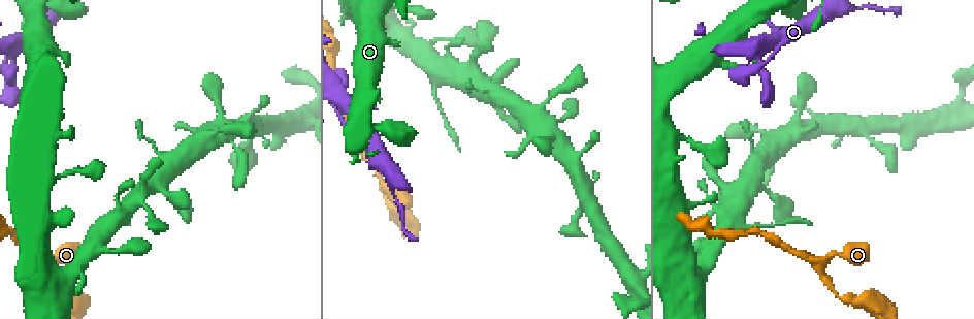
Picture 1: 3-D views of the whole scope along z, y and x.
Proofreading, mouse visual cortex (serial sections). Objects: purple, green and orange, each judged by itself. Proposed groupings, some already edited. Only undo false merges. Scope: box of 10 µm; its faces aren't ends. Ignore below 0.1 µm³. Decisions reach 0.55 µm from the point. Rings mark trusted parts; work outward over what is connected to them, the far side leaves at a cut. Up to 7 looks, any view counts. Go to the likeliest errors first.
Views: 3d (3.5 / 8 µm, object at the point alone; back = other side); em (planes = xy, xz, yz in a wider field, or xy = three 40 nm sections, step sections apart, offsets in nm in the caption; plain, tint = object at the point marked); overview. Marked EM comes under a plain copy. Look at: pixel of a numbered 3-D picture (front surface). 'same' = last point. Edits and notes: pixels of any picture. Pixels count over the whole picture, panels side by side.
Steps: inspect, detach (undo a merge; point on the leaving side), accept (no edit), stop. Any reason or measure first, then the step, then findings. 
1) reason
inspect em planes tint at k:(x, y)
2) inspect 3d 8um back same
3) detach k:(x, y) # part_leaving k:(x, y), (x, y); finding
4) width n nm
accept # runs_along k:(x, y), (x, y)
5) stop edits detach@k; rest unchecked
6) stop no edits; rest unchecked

sudden change in width
inspect 3d 8um at 1:(831, 258)

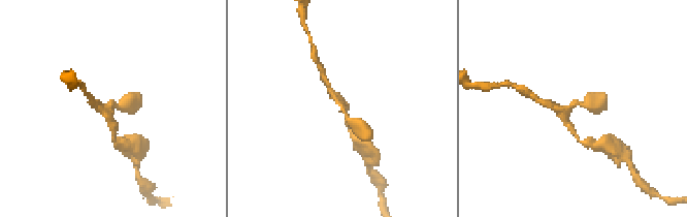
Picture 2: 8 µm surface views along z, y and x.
arms 3; arm_widths 150, 200, 400 nm
inspect em xy step 1 tint same

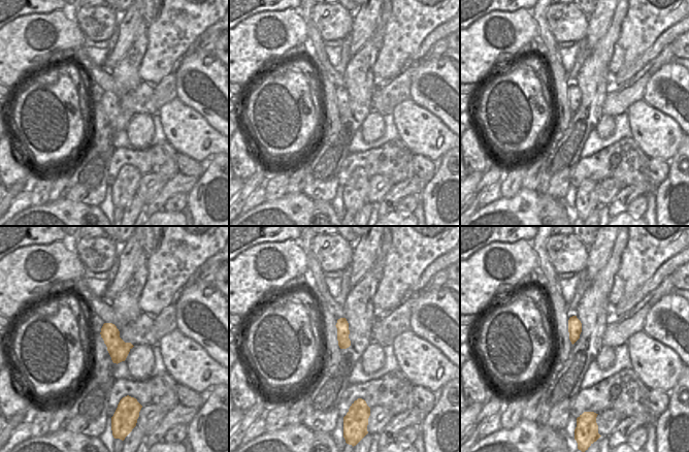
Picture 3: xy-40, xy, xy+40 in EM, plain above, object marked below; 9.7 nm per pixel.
accept # runs_along 2:(594, 104), (573, 105), (566, 120), (575, 133); all the same cell

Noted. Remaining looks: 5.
sudden change in width
inspect 3d 3.5um at 1:(767, 72)

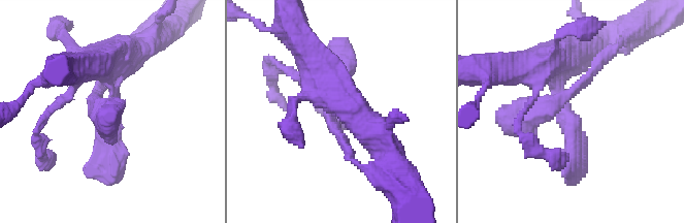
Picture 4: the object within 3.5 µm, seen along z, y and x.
inspect em planes tint at 4:(566, 114)

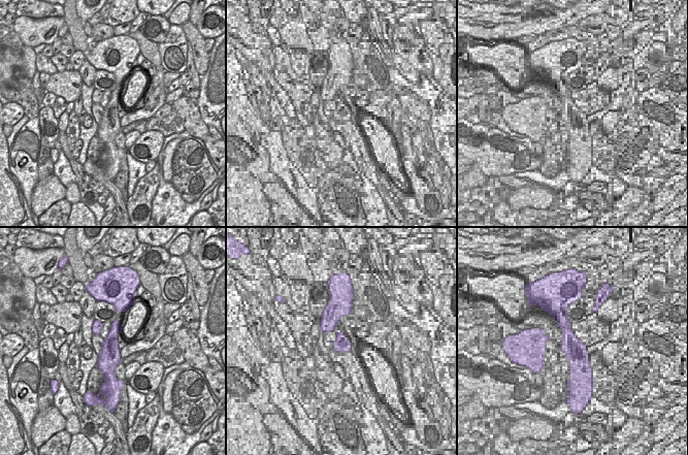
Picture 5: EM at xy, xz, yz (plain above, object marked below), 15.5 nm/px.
another direction
inspect em xy step 1 tint same

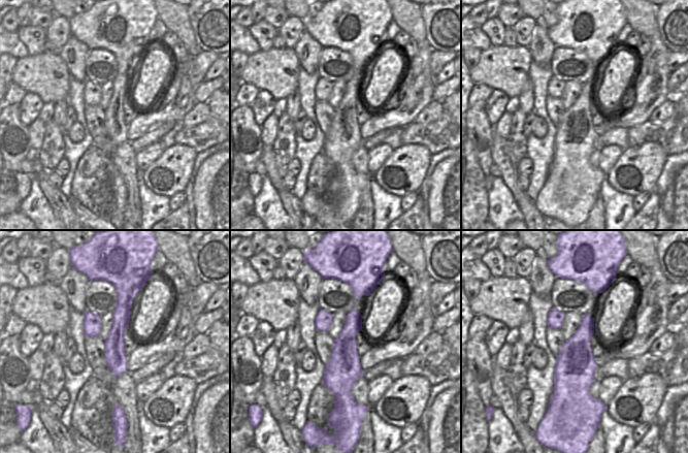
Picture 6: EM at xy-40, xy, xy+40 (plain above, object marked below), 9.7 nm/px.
accept # runs_along 6:(353, 312), (337, 399); one cell here

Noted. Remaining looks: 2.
inspect 3d 3.5um at 1:(672, 292)

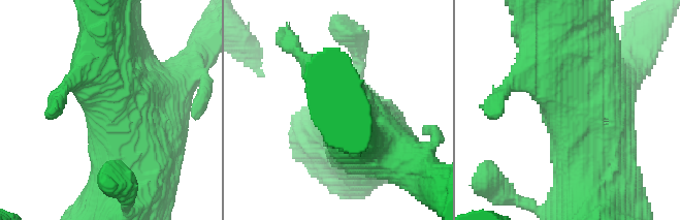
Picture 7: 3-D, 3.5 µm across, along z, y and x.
inspect em xy step 5 tint at 7:(118, 115)

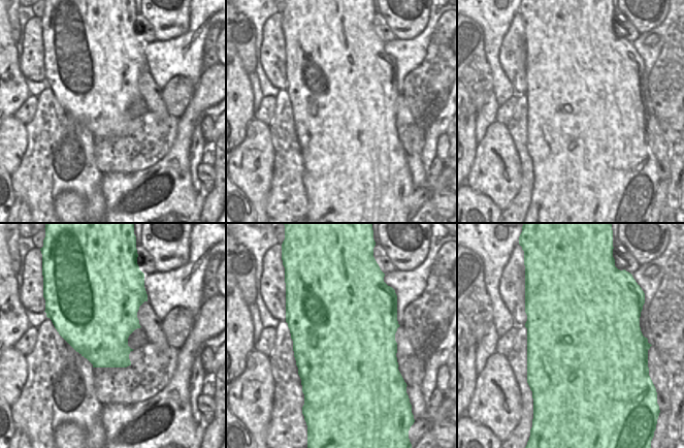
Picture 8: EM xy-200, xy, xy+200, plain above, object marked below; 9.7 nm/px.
width 1050 nm
accept # runs_along 7:(337, 99), (354, 129), (411, 163); all the same cell

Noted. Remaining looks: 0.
stop no edits; rest unchecked

